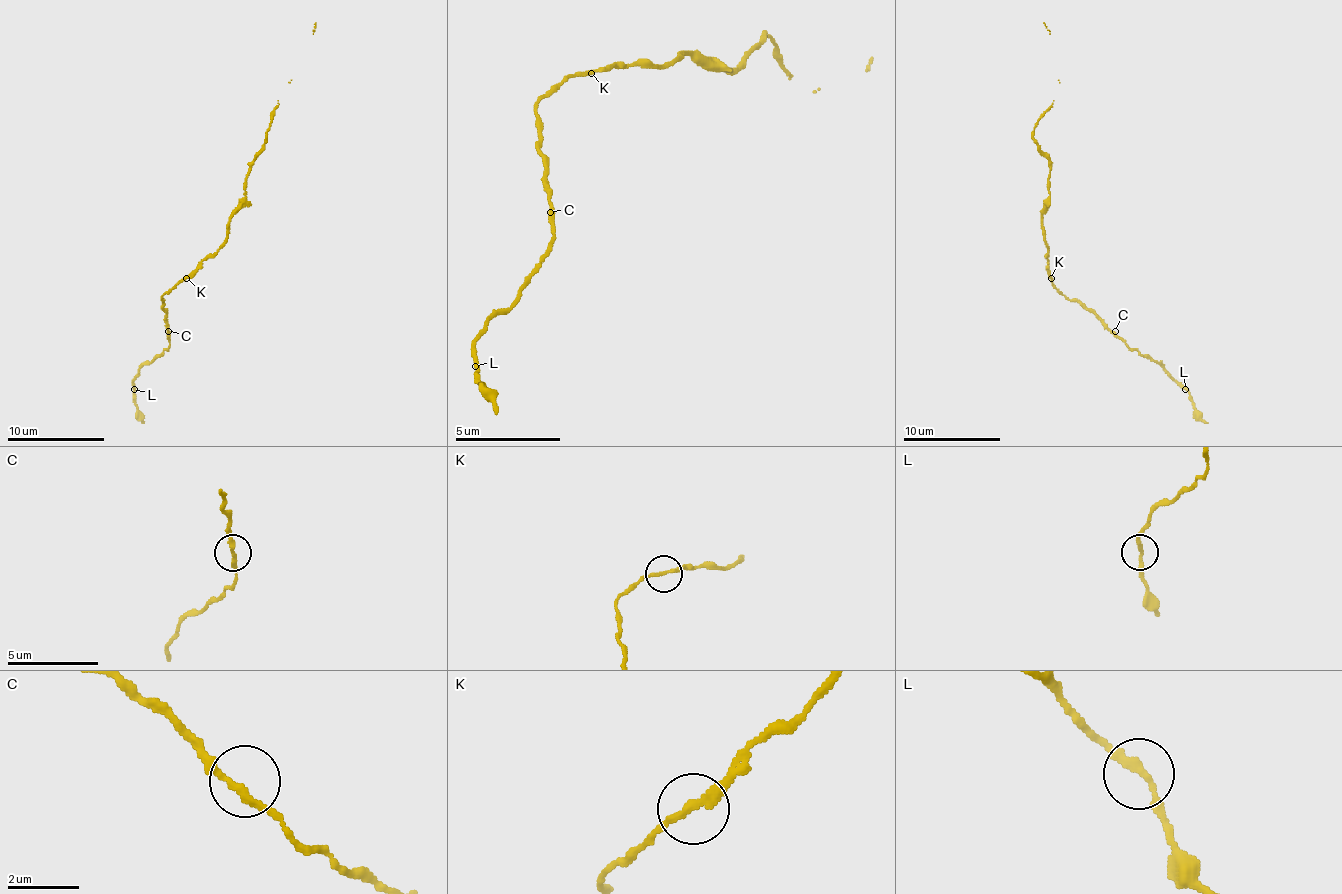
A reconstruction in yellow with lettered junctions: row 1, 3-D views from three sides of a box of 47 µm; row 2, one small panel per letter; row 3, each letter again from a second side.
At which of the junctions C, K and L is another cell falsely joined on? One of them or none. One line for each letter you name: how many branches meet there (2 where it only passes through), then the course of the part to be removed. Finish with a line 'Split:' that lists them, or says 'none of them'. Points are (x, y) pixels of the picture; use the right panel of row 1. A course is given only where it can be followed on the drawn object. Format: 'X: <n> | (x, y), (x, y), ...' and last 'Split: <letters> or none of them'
Split: none of them

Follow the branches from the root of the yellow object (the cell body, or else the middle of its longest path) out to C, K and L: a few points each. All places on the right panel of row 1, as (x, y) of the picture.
C: (1047, 255), (1051, 282), (1066, 297), (1078, 299), (1115, 331)
K: (1047, 255), (1047, 270), (1051, 277)
L: (1047, 255), (1049, 277), (1066, 297), (1078, 299), (1129, 348), (1156, 360), (1185, 389)

